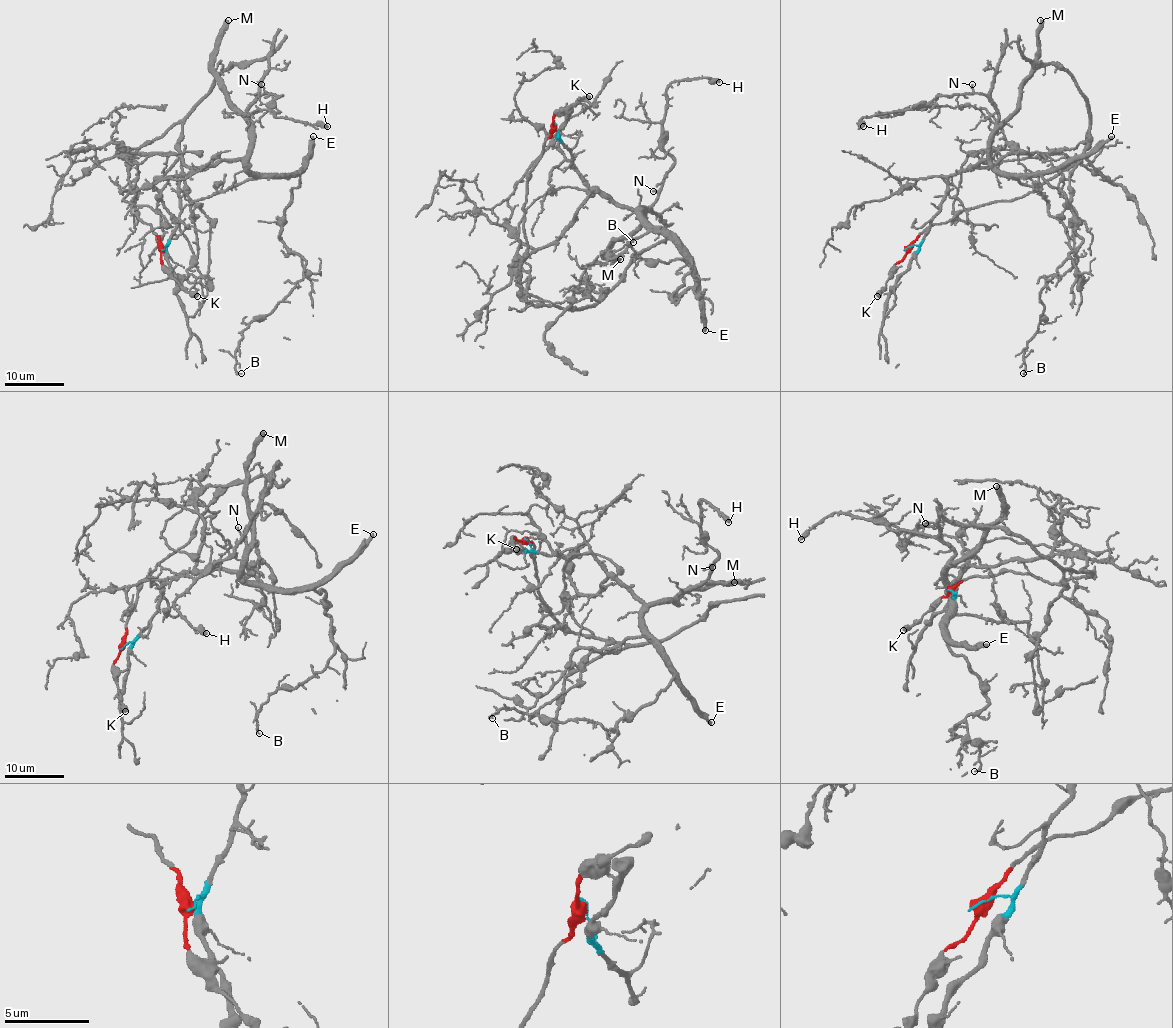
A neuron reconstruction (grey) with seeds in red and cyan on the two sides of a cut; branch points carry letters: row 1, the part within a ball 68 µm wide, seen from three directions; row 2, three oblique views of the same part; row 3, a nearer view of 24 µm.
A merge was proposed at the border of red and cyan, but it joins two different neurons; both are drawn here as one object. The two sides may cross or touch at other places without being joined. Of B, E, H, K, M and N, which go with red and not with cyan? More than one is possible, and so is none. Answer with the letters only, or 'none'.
K

